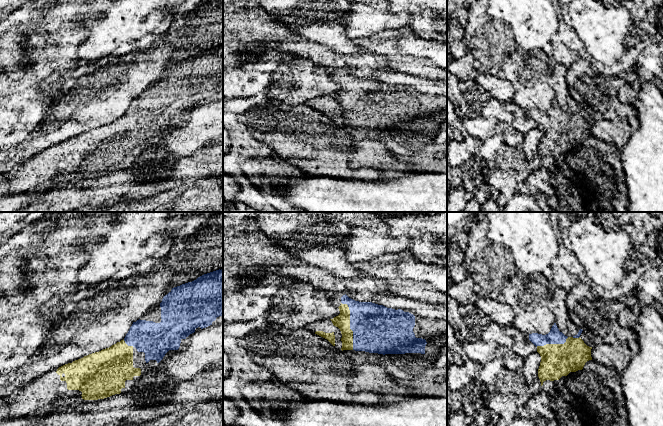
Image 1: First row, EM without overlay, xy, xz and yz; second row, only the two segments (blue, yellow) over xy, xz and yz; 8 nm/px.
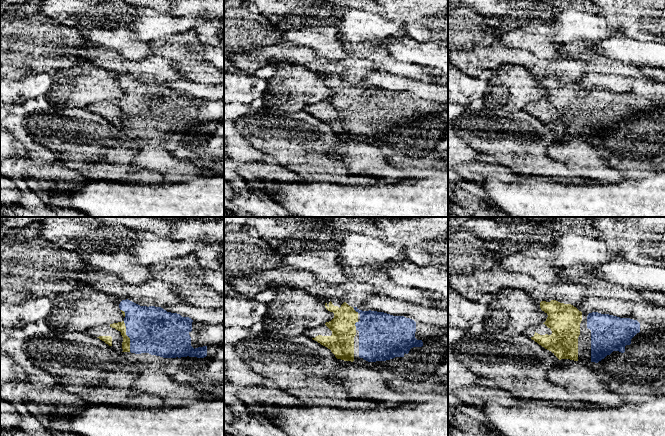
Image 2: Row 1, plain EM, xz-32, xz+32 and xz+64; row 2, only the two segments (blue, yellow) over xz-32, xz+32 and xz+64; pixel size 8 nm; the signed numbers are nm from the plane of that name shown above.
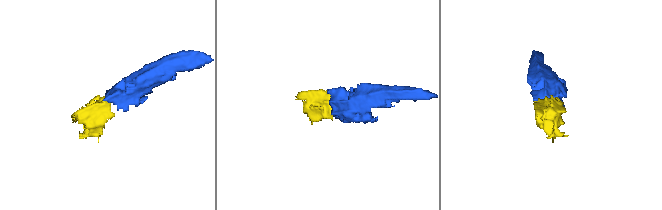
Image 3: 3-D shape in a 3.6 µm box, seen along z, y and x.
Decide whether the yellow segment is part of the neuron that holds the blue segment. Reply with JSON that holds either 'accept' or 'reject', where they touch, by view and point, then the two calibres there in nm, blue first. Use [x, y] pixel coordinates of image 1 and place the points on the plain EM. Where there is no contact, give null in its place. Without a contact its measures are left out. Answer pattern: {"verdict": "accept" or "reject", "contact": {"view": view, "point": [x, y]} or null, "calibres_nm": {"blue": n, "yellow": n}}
{"verdict": "accept", "contact": {"view": "xz", "point": [350, 100]}, "calibres_nm": {"blue": 380, "yellow": 120}}

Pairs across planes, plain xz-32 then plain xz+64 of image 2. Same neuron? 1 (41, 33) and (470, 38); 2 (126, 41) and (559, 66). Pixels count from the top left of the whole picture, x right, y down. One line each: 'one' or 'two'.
1: one
2: two

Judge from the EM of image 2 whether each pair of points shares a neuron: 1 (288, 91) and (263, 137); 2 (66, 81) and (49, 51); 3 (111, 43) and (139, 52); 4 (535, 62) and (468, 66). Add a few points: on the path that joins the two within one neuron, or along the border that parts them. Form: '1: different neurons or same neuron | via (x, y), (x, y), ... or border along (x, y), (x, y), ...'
1: different neurons | border along (302, 109), (283, 111)
2: different neurons | border along (65, 67), (57, 70)
3: same neuron | via (118, 45), (126, 45), (132, 49)
4: same neuron | via (518, 57), (485, 57)

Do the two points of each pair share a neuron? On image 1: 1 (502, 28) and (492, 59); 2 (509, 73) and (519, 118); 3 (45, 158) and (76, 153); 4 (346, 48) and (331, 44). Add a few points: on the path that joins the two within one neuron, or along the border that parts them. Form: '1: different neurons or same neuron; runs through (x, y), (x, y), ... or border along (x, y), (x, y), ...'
1: same neuron; runs through (494, 36), (492, 39), (492, 51)
2: different neurons; border along (513, 101), (526, 111)
3: same neuron; runs through (53, 158), (68, 157)
4: same neuron; runs through (342, 44), (335, 44)

